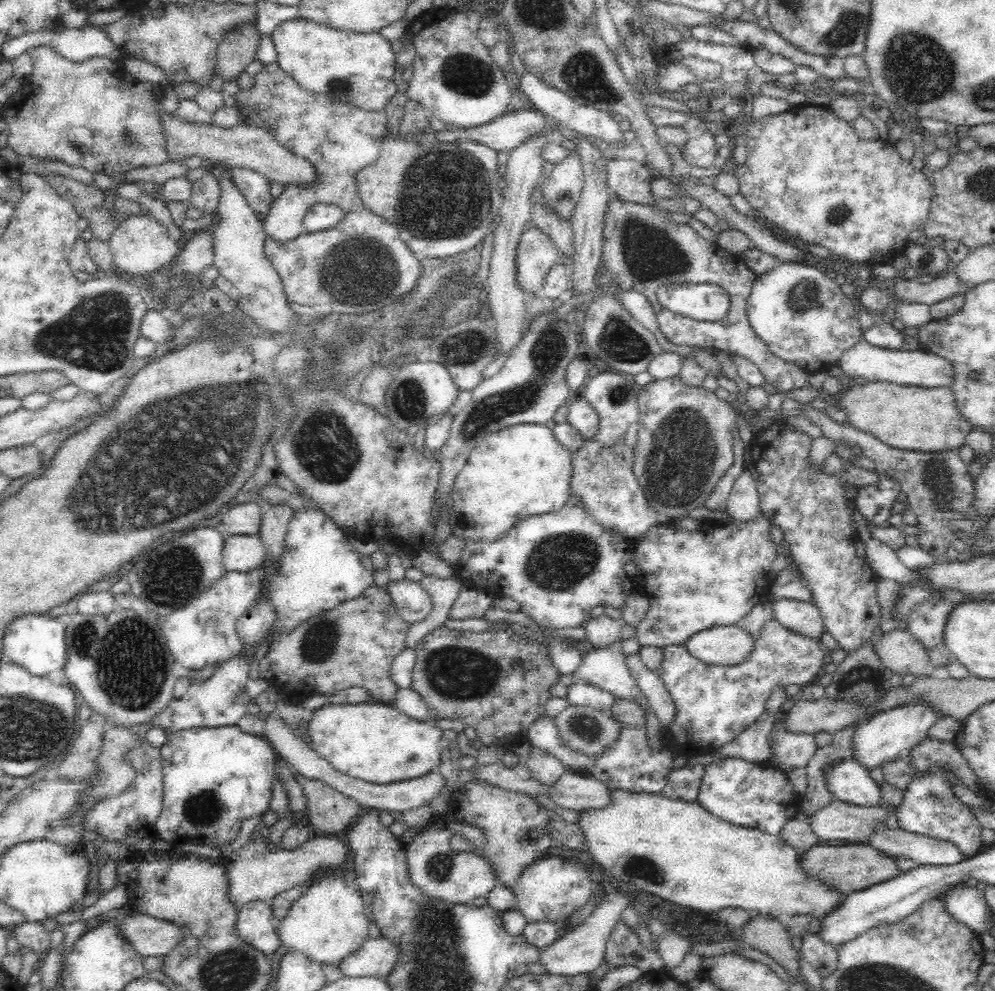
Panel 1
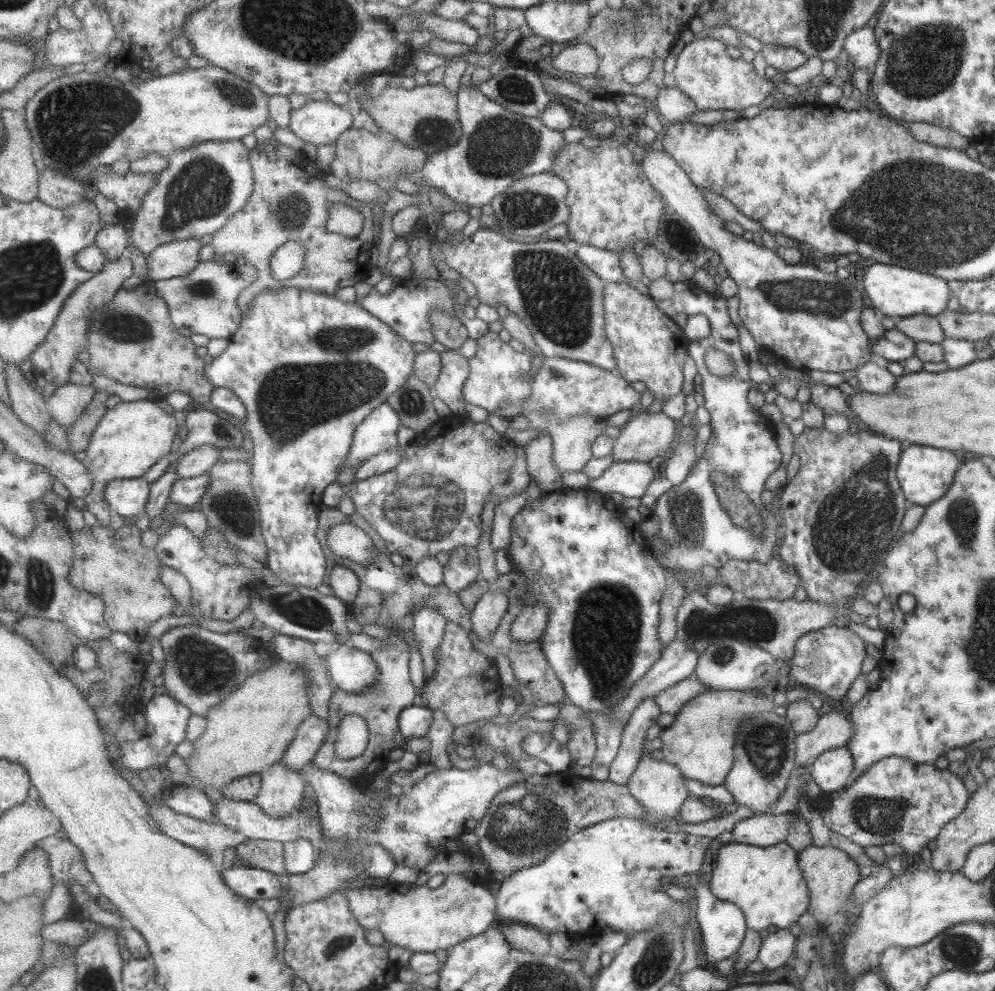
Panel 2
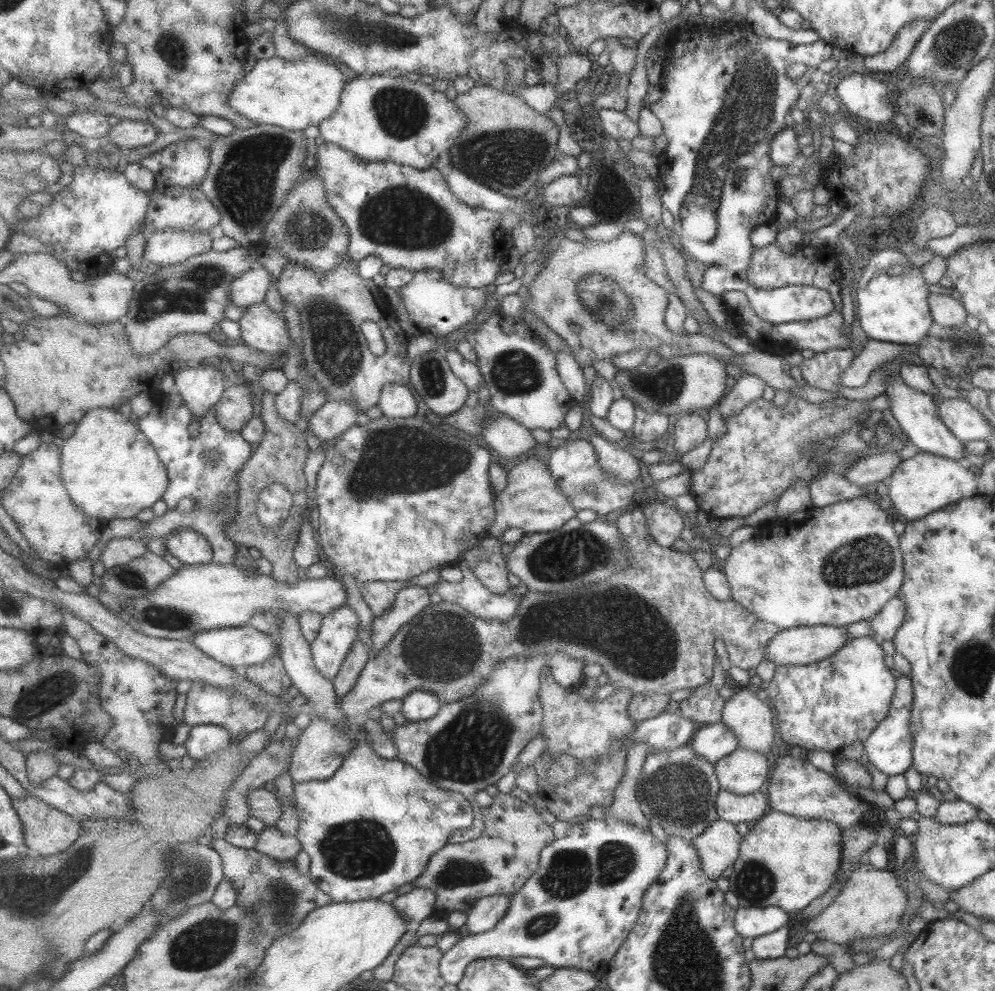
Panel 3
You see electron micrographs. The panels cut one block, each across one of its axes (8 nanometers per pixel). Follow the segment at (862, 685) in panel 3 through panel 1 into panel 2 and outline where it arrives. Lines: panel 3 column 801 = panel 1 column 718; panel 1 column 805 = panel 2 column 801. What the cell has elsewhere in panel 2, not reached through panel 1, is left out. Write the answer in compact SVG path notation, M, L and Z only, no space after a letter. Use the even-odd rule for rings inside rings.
M825 626L820 630L807 632L795 641L787 675L792 685L803 686L824 700L838 703L851 688L853 680L861 673L861 664L865 657L865 644L857 634L846 627Z

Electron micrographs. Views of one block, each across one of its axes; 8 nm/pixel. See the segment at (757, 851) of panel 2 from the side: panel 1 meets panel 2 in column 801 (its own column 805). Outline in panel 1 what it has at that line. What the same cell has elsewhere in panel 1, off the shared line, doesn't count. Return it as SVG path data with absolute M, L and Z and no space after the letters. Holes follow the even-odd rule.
M612 789L610 806L579 810L575 824L584 837L585 851L604 868L606 874L621 881L623 887L634 884L644 892L687 906L695 912L711 916L721 908L738 907L774 918L784 912L793 916L811 914L815 916L814 923L817 925L845 897L837 890L820 884L817 878L808 877L798 867L800 854L779 836L724 822L698 804L697 800L670 800L661 793Z

